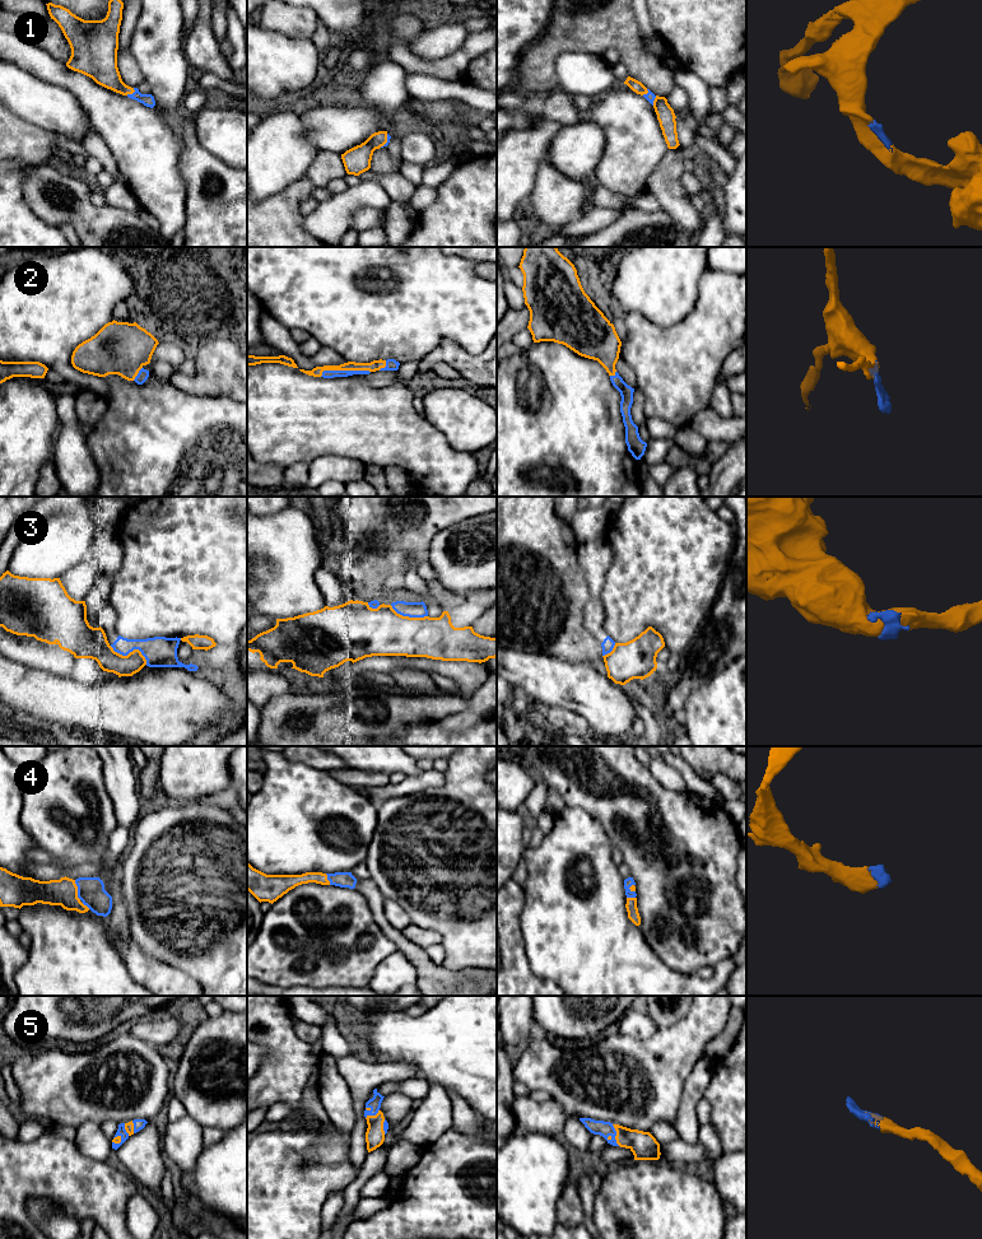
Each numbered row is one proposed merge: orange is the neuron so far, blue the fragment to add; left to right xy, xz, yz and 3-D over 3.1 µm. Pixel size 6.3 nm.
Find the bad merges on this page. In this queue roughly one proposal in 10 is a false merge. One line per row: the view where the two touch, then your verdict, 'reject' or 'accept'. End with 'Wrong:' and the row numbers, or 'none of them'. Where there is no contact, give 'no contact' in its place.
1: meets orange in xy; accept
2: meets orange in xz; accept
3: meets orange in xy; reject
4: meets orange in xy; accept
5: meets orange in yz; accept
Wrong: 3

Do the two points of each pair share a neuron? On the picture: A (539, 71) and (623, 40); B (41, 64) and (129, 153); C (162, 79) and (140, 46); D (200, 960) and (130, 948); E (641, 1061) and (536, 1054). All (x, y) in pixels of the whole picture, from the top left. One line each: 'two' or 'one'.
A: one
B: one
C: one
D: two
E: one

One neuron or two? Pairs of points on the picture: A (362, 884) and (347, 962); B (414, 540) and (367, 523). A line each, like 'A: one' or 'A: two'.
A: two
B: two

